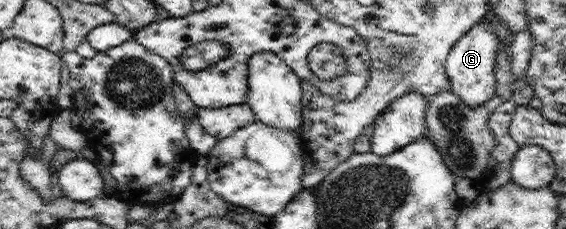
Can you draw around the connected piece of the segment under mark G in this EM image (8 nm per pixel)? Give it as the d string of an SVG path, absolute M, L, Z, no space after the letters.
M483 17L461 36L447 55L445 70L451 83L451 90L469 107L480 107L496 95L495 65L499 40L493 23L487 17Z

